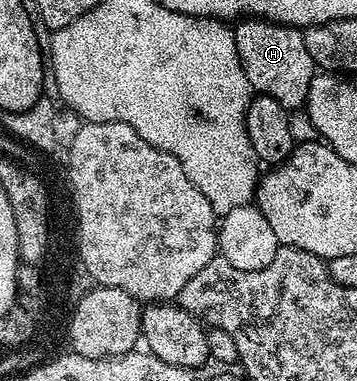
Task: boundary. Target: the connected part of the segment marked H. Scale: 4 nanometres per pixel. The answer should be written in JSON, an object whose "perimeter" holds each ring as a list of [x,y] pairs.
{"perimeter":[[[253,16],[239,21],[233,31],[251,91],[276,100],[287,112],[301,111],[310,101],[312,80],[316,77],[314,61],[308,56],[308,48],[302,39],[303,31],[297,26],[284,26]]]}

